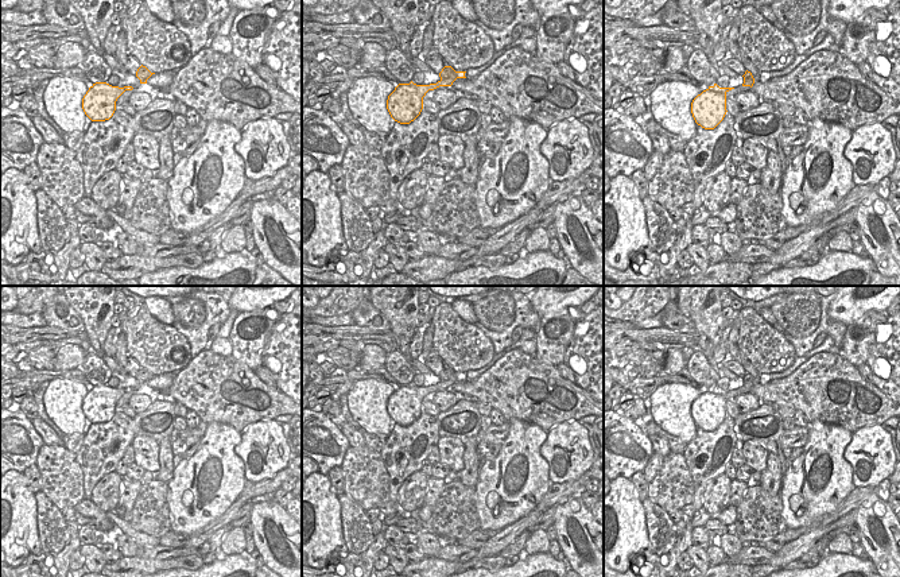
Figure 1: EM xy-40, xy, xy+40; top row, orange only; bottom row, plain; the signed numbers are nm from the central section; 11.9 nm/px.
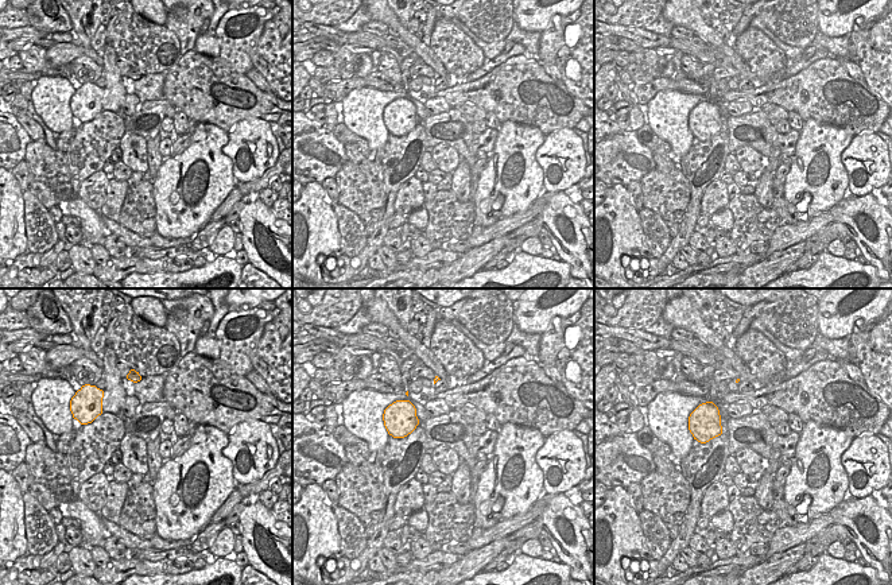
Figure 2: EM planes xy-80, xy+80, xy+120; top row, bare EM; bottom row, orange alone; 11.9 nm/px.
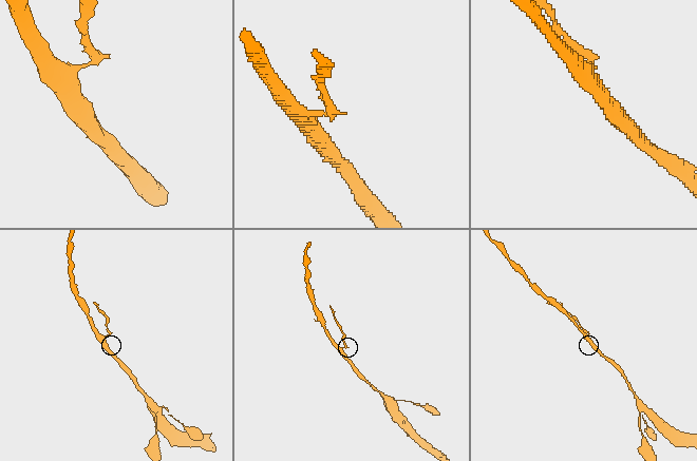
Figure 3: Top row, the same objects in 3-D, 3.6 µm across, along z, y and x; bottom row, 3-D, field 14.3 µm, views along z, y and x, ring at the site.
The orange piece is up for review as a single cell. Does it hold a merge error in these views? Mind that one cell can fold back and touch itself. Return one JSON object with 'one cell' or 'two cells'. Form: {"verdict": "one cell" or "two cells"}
{"verdict": "two cells"}

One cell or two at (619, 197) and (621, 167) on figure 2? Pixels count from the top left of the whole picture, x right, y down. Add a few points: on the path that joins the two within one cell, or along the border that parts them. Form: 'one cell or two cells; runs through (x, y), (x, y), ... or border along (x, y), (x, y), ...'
two cells; border along (624, 185), (608, 186)

